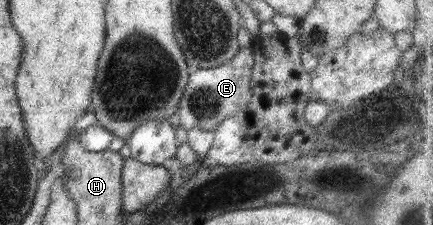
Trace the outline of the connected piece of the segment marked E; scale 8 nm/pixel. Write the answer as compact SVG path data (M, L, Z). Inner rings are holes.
M240 47L237 54L221 66L191 72L187 90L179 103L180 125L187 131L195 127L211 131L223 120L243 111L251 99L251 73L254 64L252 47Z

